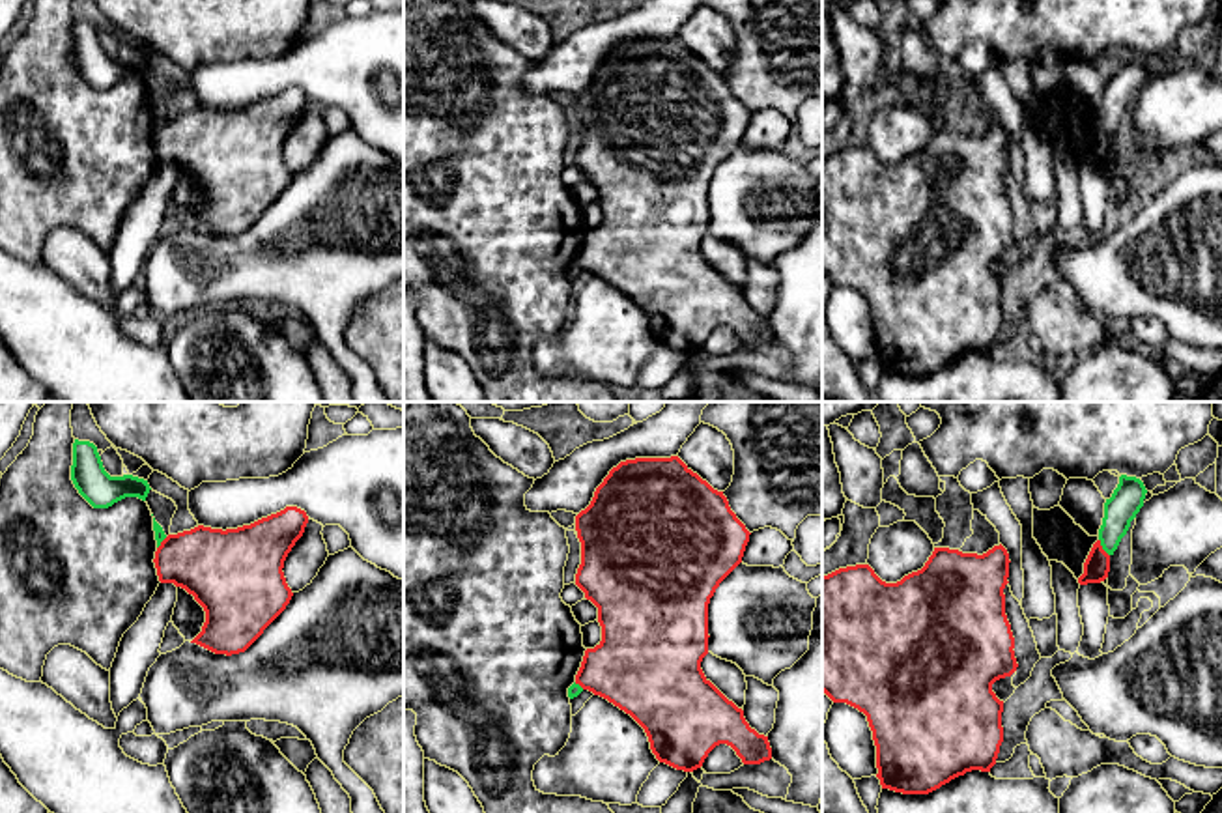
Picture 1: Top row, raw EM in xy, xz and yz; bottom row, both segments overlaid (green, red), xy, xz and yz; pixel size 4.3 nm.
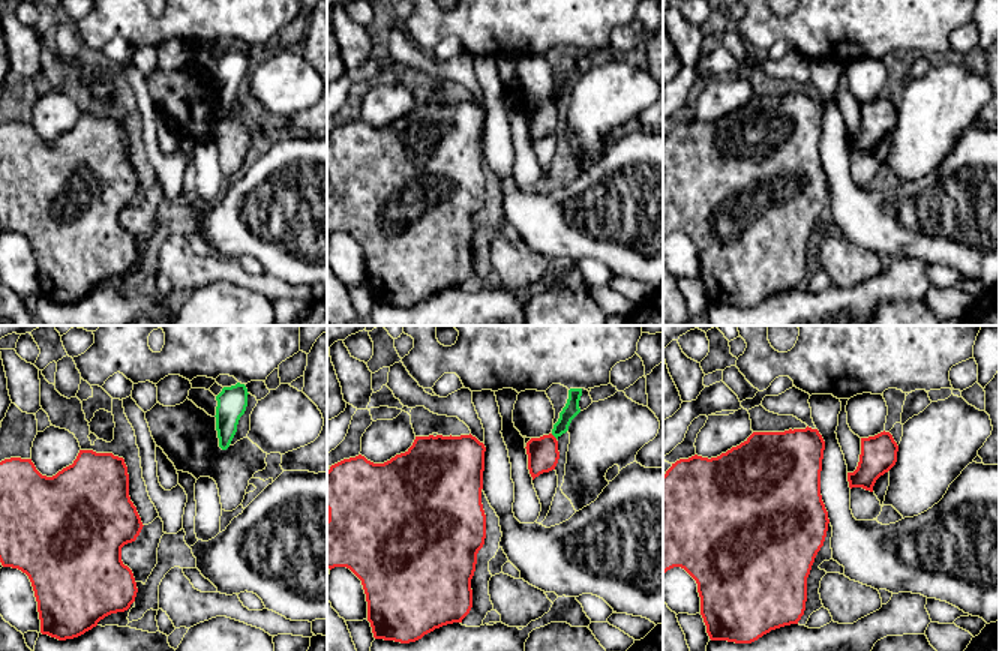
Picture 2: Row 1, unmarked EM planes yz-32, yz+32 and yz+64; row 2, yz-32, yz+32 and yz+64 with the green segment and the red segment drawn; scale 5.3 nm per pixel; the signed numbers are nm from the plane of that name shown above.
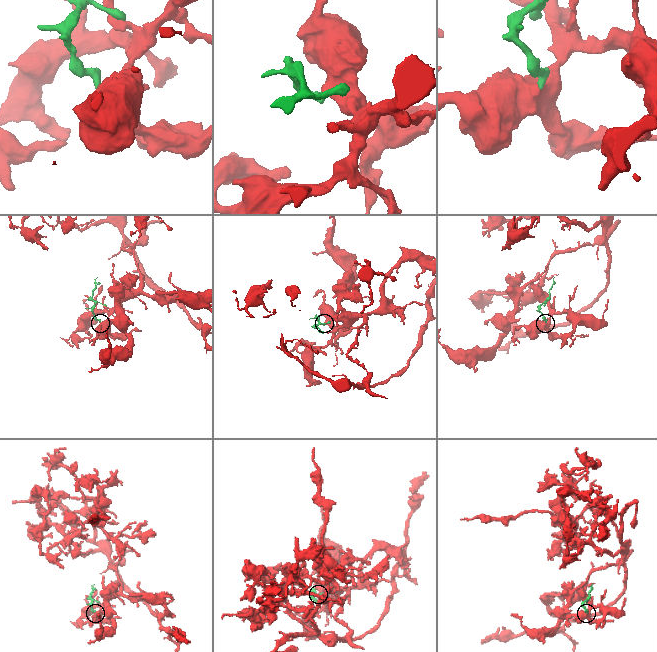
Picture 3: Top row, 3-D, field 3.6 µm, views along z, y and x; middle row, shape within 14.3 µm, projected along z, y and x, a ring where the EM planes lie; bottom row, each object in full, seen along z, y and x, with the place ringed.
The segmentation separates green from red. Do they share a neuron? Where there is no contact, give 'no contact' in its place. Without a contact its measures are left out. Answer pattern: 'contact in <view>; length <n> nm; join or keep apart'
contact in yz; length 90 nm; keep apart

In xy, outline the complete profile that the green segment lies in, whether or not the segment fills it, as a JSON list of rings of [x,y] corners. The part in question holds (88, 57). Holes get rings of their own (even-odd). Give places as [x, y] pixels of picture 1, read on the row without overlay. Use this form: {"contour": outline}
{"contour": [[[78,21],[73,24],[71,62],[93,90],[108,90],[125,78],[146,82],[151,71],[148,62],[133,56],[110,58],[103,49],[97,28]]]}

